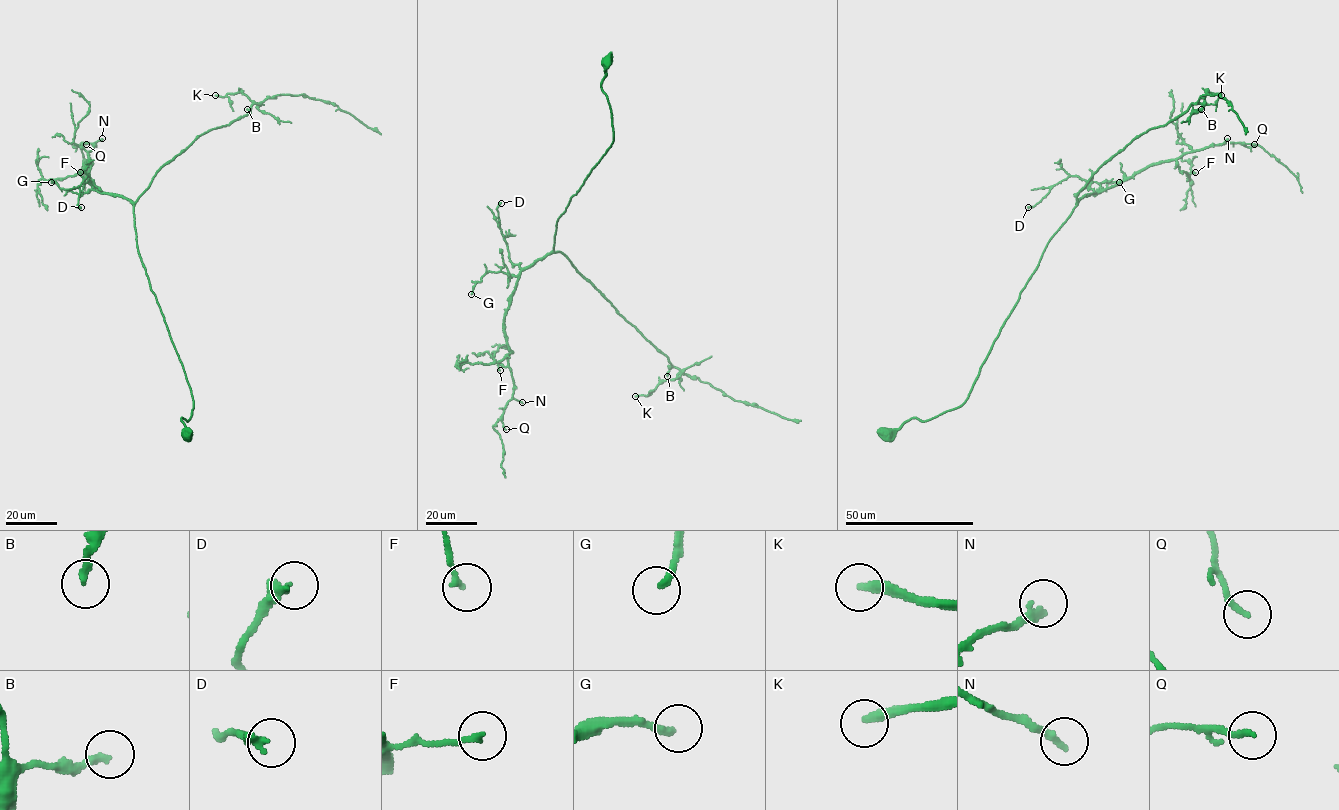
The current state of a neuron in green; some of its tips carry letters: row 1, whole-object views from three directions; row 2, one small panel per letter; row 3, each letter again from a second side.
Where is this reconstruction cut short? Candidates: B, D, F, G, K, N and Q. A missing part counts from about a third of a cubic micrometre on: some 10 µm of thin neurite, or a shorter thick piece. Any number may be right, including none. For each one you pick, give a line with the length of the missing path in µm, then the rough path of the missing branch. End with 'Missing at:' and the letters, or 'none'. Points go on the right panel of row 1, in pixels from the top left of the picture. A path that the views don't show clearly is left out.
G: 25 µm
K: 70 µm
N: 25 µm
Missing at: G, K, N

